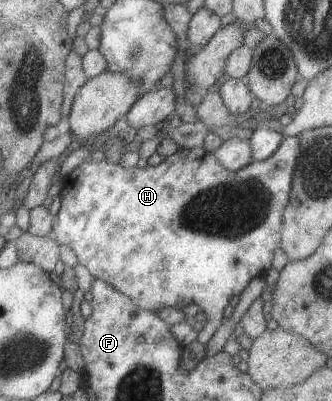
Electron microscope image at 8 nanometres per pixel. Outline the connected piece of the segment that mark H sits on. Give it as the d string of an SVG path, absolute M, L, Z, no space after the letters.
M283 136L279 149L272 156L262 162L253 161L236 172L223 168L215 161L213 154L204 148L179 149L172 156L165 158L161 164L146 168L126 168L119 162L111 162L107 158L102 161L88 158L62 180L63 188L54 209L55 224L52 227L52 236L59 245L69 245L73 249L78 264L85 266L94 279L107 282L107 285L113 286L120 294L128 297L139 309L157 313L163 308L183 309L189 304L196 304L206 314L207 319L205 325L201 325L202 330L197 333L197 341L207 345L223 323L223 312L231 298L241 295L252 279L266 276L267 271L272 268L275 250L280 248L283 214L291 199L292 181L300 151L298 136Z

